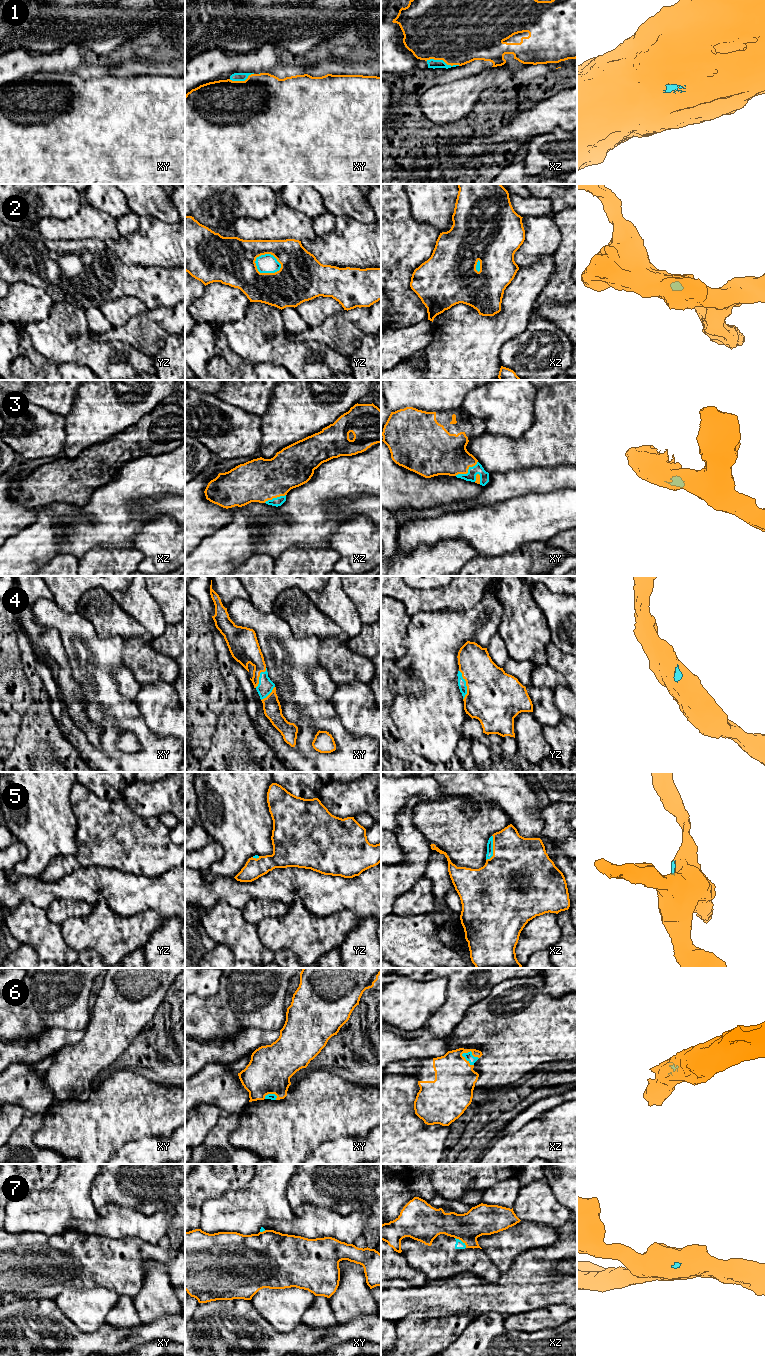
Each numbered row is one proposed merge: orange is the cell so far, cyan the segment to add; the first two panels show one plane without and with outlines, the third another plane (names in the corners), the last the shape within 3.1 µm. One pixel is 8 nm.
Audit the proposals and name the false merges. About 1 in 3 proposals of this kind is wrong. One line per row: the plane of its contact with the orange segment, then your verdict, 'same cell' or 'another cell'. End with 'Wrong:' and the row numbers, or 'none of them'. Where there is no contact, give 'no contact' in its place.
1: meets orange in xz; same cell
2: meets orange in yz; same cell
3: meets orange in xy; same cell
4: meets orange in yz; same cell
5: meets orange in xz; same cell
6: meets orange in xz; same cell
7: meets orange in xz; another cell
Wrong: 7

